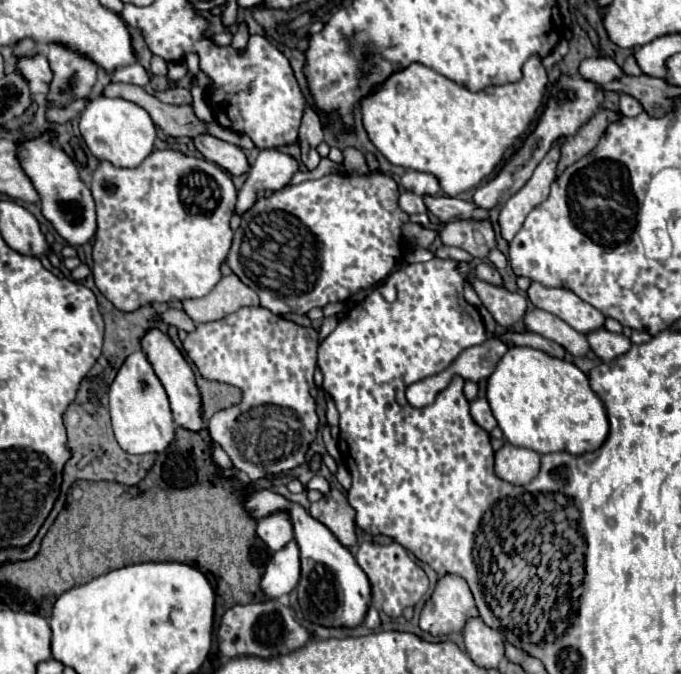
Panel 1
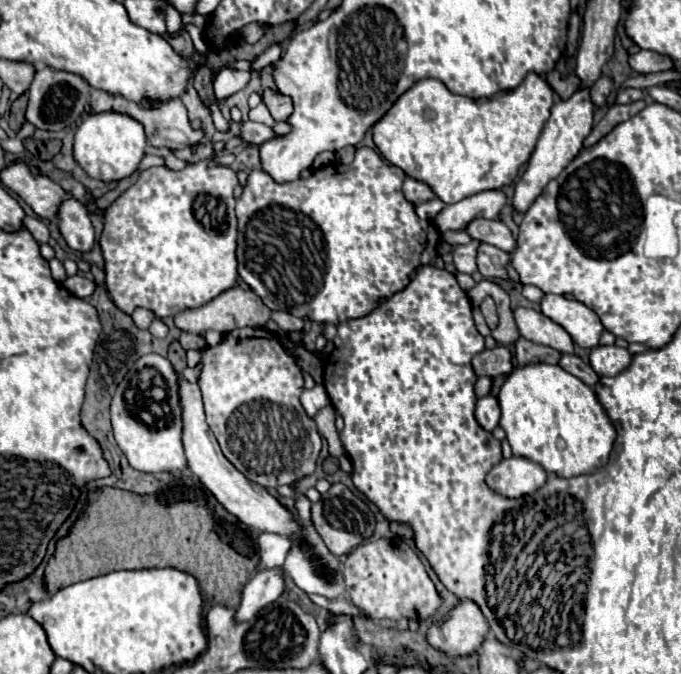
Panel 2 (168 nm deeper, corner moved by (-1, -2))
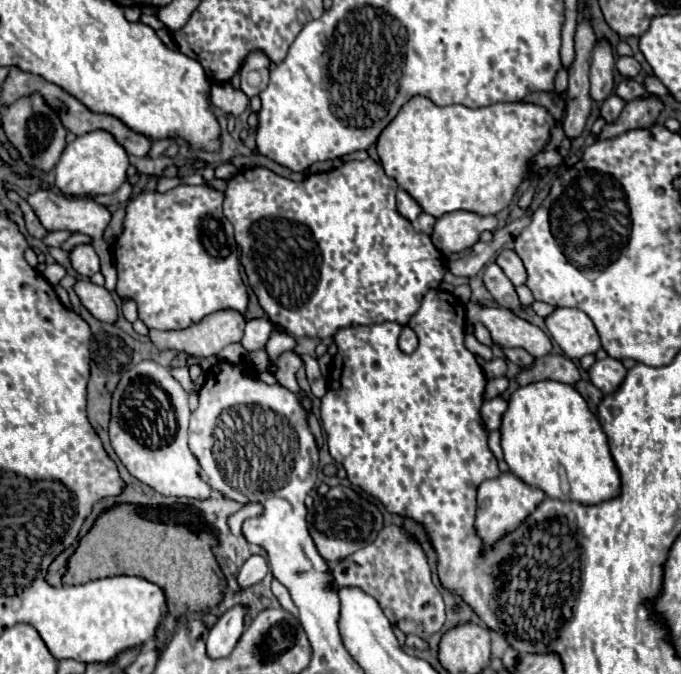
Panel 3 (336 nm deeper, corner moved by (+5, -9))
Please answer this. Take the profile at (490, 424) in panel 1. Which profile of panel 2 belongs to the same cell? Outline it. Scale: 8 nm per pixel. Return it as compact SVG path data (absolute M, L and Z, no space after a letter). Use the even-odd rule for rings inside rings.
M488 394L488 396L478 400L478 404L476 404L476 420L488 432L492 432L498 426L498 422L500 422L500 406L498 406L496 396Z

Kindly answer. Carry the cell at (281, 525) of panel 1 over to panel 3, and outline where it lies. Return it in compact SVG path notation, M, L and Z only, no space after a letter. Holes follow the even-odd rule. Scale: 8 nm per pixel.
M252 555L240 569L238 573L238 583L240 587L250 587L254 583L260 583L266 575L270 573L270 567L268 567L268 557L264 555Z

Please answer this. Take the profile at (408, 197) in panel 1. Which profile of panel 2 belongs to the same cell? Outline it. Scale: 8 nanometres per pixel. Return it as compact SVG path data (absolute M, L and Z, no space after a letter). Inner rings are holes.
M434 198L434 200L428 200L426 204L420 204L416 206L416 214L422 218L422 220L434 220L434 216L444 208L442 200Z

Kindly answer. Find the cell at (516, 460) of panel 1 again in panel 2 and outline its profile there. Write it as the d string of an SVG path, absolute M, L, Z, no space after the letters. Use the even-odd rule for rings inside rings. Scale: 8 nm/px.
M512 456L510 460L502 460L494 466L488 476L486 484L490 490L498 492L506 498L522 498L534 494L540 486L546 484L548 474L544 468L532 460Z

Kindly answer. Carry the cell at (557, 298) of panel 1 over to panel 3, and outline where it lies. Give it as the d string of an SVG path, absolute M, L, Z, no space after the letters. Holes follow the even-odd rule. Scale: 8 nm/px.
M556 307L546 317L546 329L570 359L580 359L600 349L598 331L590 317L580 309Z

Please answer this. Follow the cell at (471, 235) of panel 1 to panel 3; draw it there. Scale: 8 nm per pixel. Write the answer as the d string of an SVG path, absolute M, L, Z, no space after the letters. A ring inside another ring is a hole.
M490 263L484 269L484 285L490 291L490 295L498 301L500 307L512 309L512 311L520 307L520 301L518 301L512 281L504 275L504 271L496 263Z

